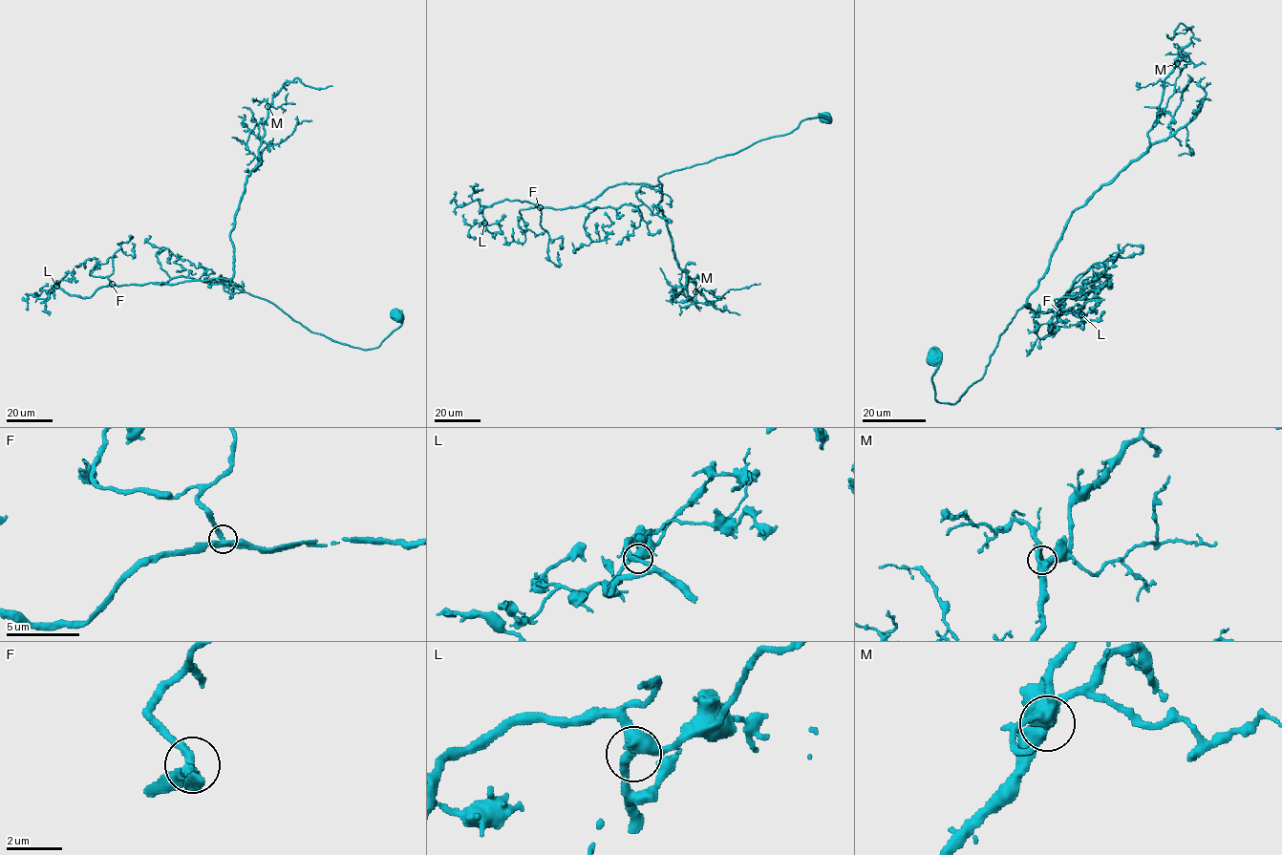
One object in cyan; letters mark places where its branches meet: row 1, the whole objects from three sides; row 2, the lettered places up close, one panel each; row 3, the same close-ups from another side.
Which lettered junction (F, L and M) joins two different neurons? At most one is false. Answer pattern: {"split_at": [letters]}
{"split_at": []}

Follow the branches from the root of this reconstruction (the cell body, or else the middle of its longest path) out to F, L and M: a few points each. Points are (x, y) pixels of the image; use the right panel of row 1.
F: (932, 356), (935, 399), (953, 404), (983, 376), (1018, 309), (1027, 304), (1036, 312), (1059, 312)
L: (932, 356), (935, 399), (953, 404), (983, 376), (1026, 304), (1062, 312), (1050, 331), (1068, 311), (1081, 314)
M: (932, 356), (935, 399), (953, 404), (983, 376), (1070, 215), (1146, 150), (1164, 81), (1177, 63)

